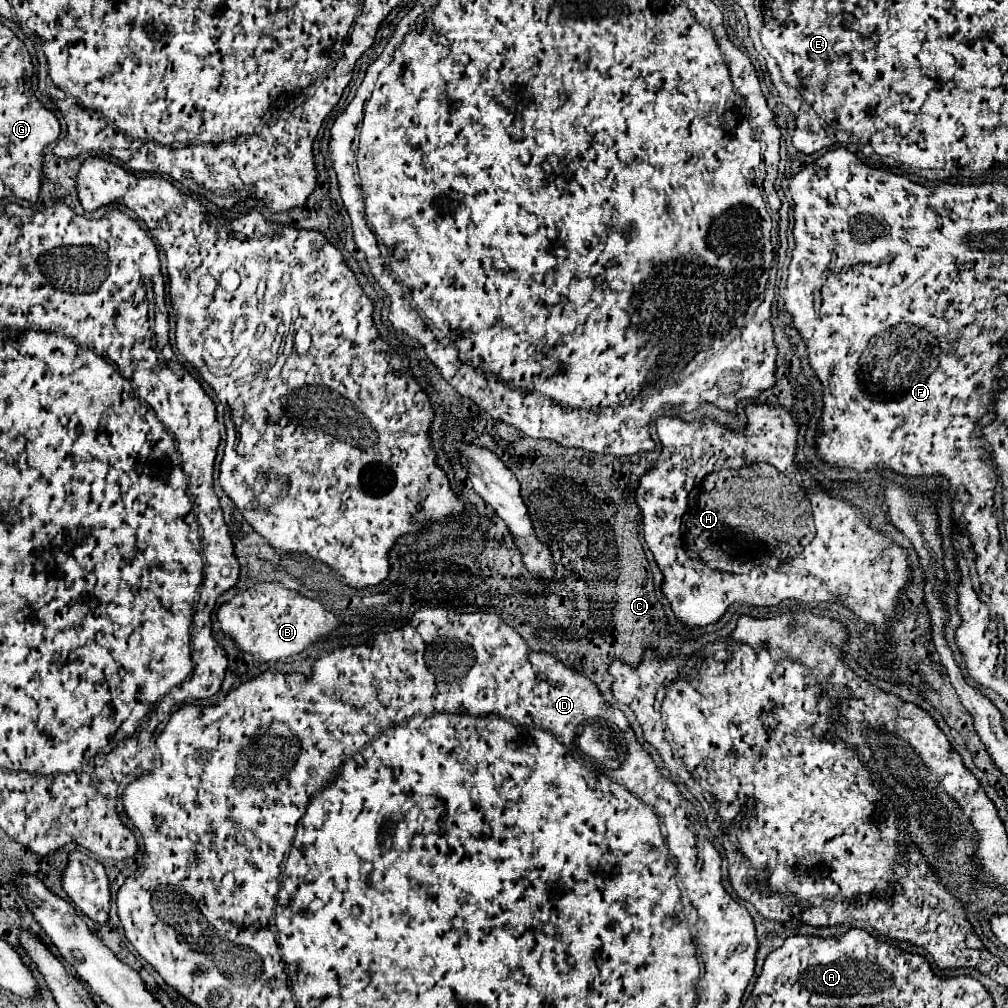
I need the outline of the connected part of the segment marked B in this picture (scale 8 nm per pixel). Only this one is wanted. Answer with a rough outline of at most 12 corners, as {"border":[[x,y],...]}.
{"border":[[256,582],[218,608],[258,660],[294,656],[342,626],[320,602]]}

